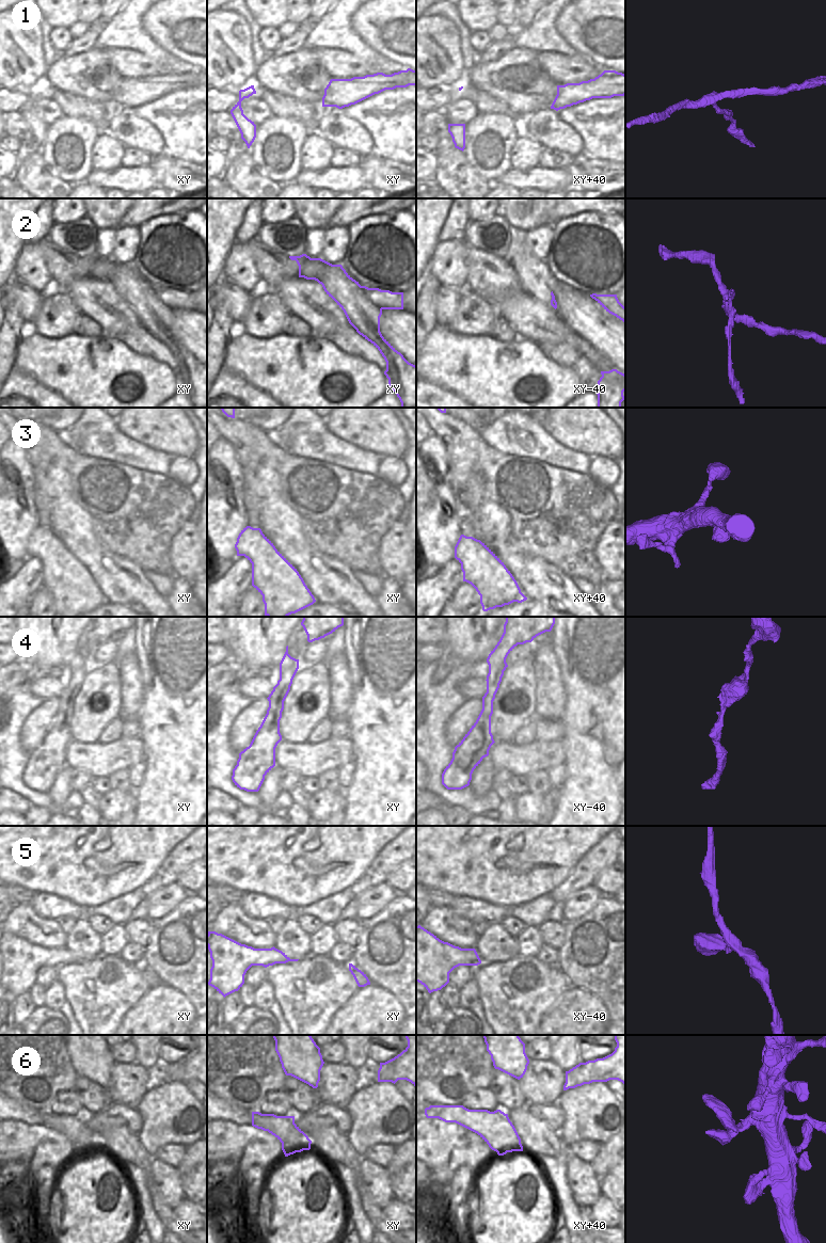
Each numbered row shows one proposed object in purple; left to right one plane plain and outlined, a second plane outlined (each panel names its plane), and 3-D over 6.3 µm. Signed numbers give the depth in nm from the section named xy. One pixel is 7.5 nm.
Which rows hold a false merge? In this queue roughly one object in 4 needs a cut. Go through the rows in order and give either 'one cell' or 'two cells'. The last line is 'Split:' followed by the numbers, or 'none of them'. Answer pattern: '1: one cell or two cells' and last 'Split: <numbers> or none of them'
1: one cell
2: two cells
3: one cell
4: one cell
5: one cell
6: one cell
Split: 2

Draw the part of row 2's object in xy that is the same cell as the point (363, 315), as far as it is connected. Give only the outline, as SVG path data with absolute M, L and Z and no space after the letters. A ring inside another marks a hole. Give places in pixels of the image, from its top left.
M339 265L339 268L328 267L318 282L324 291L344 310L349 323L370 341L382 354L386 362L384 375L388 379L388 391L394 391L401 402L401 408L416 408L416 366L409 363L381 334L380 317L382 308L372 303L366 296L362 286L353 280Z

